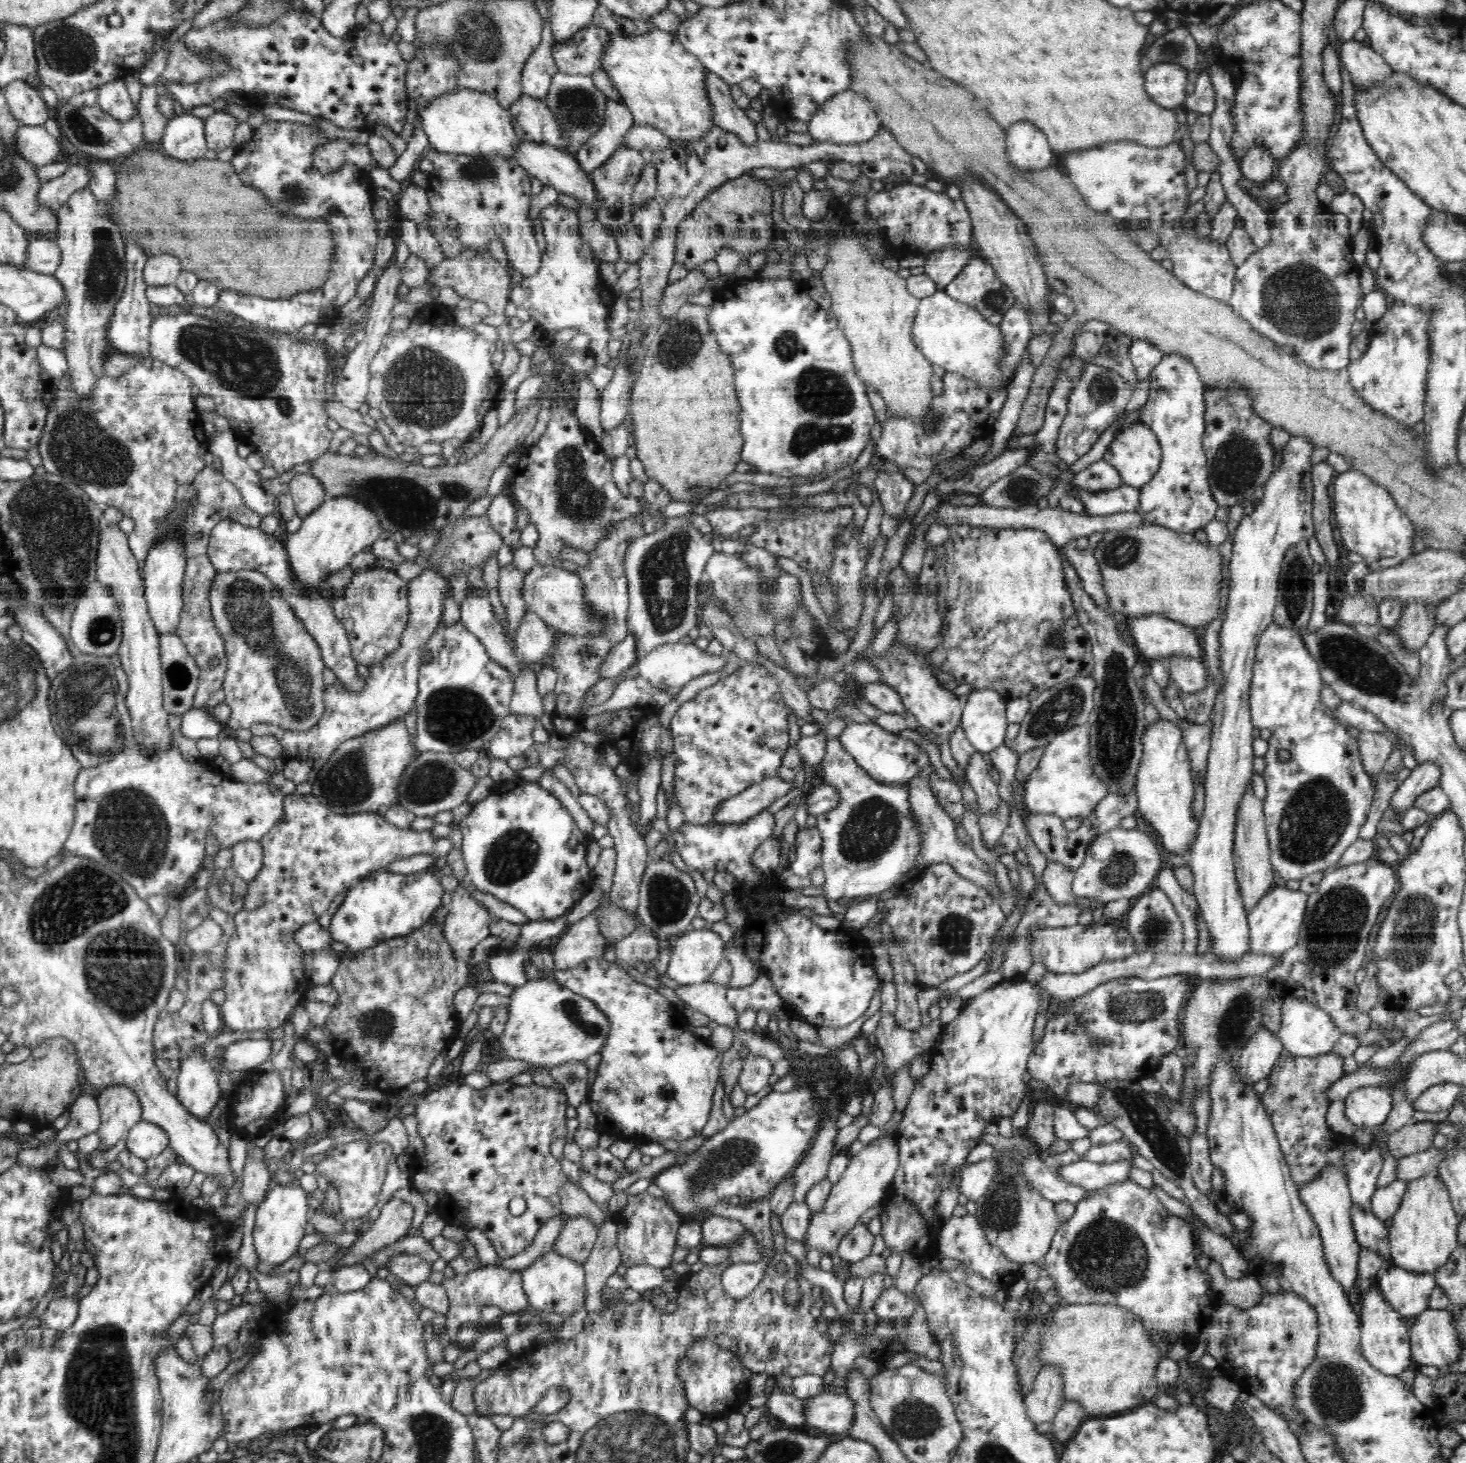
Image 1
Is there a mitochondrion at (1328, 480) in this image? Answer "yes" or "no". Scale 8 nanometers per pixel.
no

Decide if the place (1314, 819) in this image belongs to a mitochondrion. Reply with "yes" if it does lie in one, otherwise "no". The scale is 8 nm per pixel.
yes

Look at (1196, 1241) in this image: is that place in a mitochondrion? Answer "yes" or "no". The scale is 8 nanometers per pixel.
no

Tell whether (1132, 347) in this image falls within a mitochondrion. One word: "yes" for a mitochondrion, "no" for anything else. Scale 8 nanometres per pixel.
no

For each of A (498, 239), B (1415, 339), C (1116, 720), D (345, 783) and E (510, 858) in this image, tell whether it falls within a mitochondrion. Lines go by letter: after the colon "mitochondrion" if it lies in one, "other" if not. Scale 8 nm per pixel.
A: other
B: other
C: mitochondrion
D: mitochondrion
E: mitochondrion

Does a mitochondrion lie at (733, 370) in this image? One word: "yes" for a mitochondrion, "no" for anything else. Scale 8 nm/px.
no

